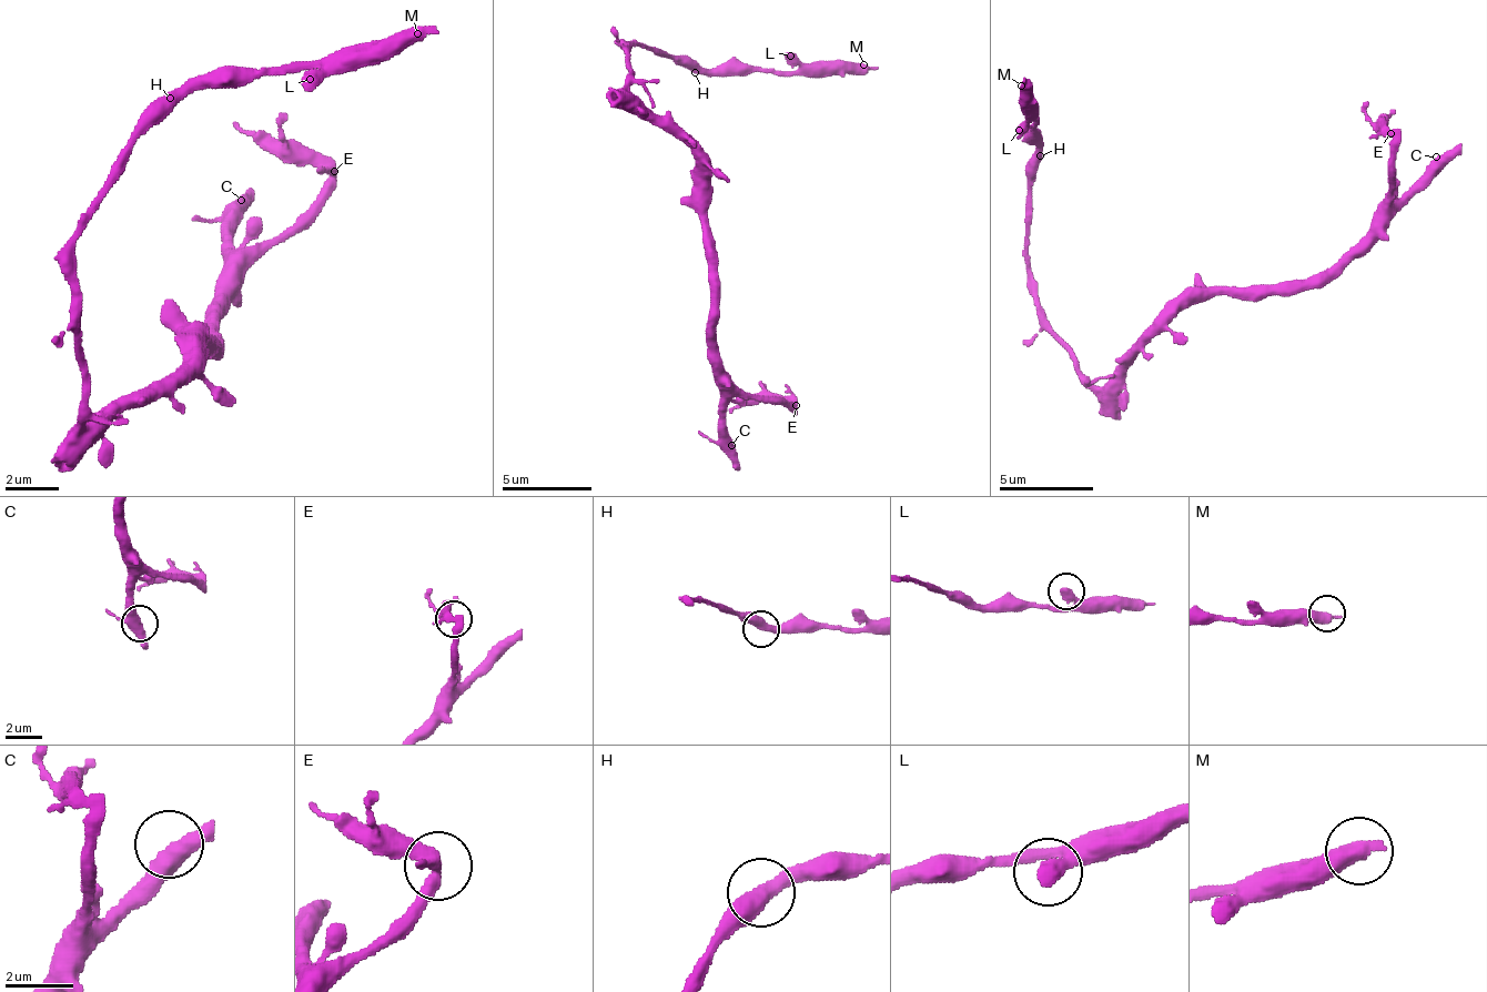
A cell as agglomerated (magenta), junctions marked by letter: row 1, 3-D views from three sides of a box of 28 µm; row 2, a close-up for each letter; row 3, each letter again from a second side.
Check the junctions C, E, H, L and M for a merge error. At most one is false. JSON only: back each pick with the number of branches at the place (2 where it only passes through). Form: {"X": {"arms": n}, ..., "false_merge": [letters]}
{"E": {"arms": 2}, "false_merge": ["E"]}

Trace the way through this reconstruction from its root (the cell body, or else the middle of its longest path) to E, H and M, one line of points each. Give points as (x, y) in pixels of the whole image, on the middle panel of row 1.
E: (658, 117), (699, 166), (710, 356), (748, 394), (795, 406)
H: (658, 117), (653, 111), (653, 97), (630, 78), (629, 43), (677, 56), (695, 72)
M: (658, 117), (653, 111), (653, 97), (630, 78), (629, 43), (699, 62), (709, 68), (855, 72), (863, 64)

